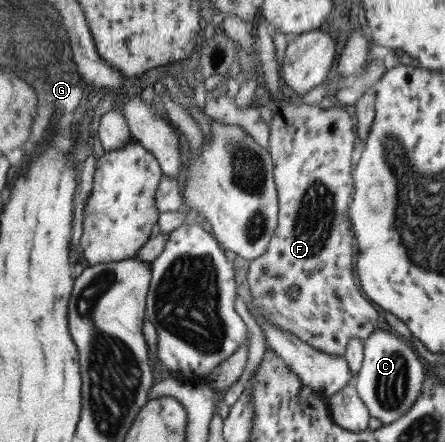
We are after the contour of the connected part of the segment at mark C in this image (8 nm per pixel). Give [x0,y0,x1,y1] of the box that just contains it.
[353,328,425,425]

